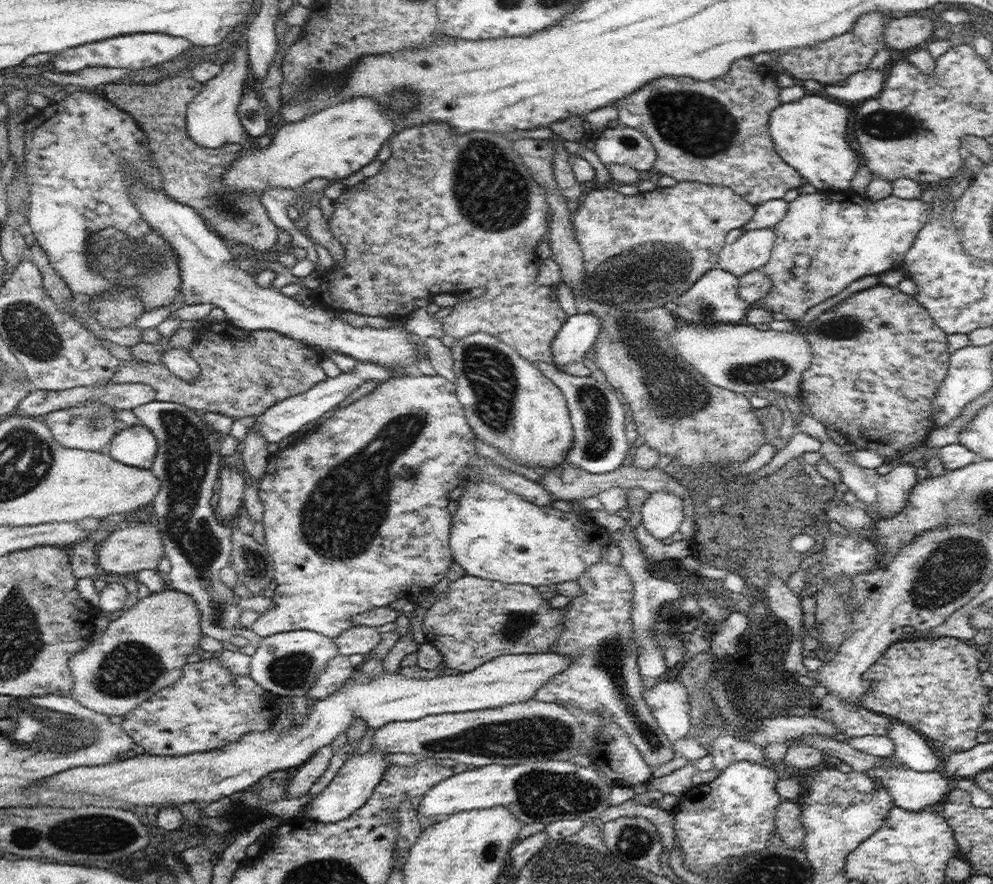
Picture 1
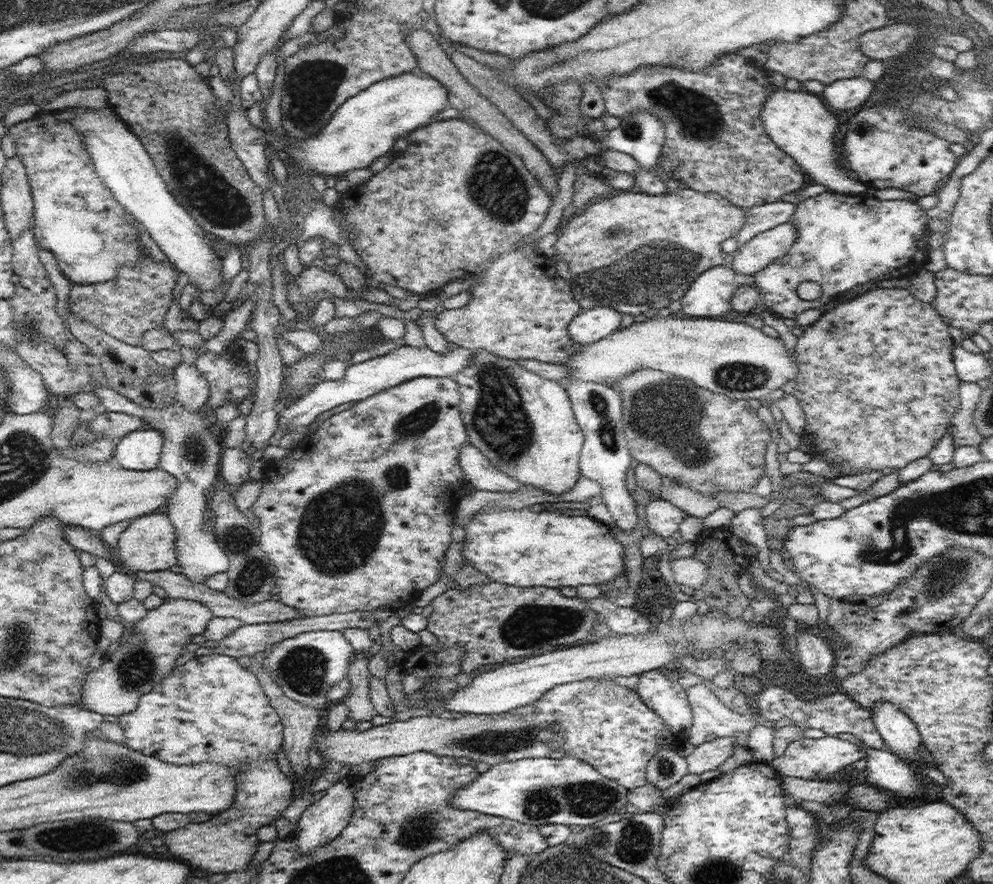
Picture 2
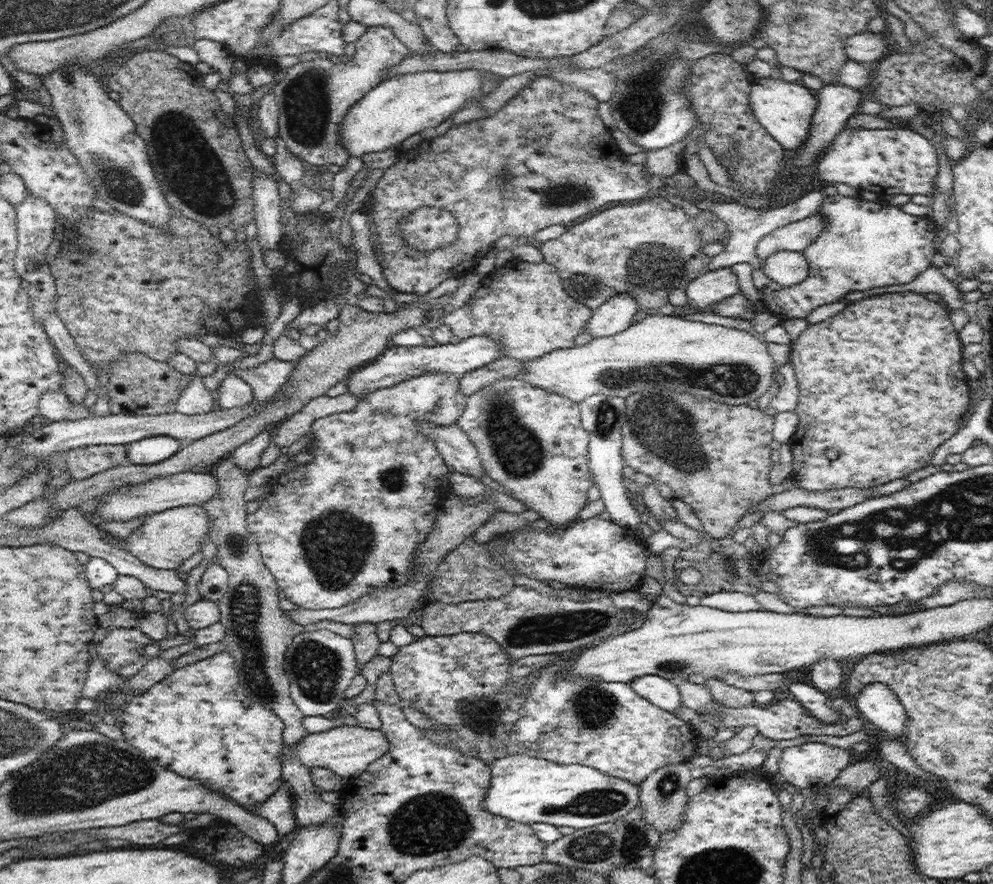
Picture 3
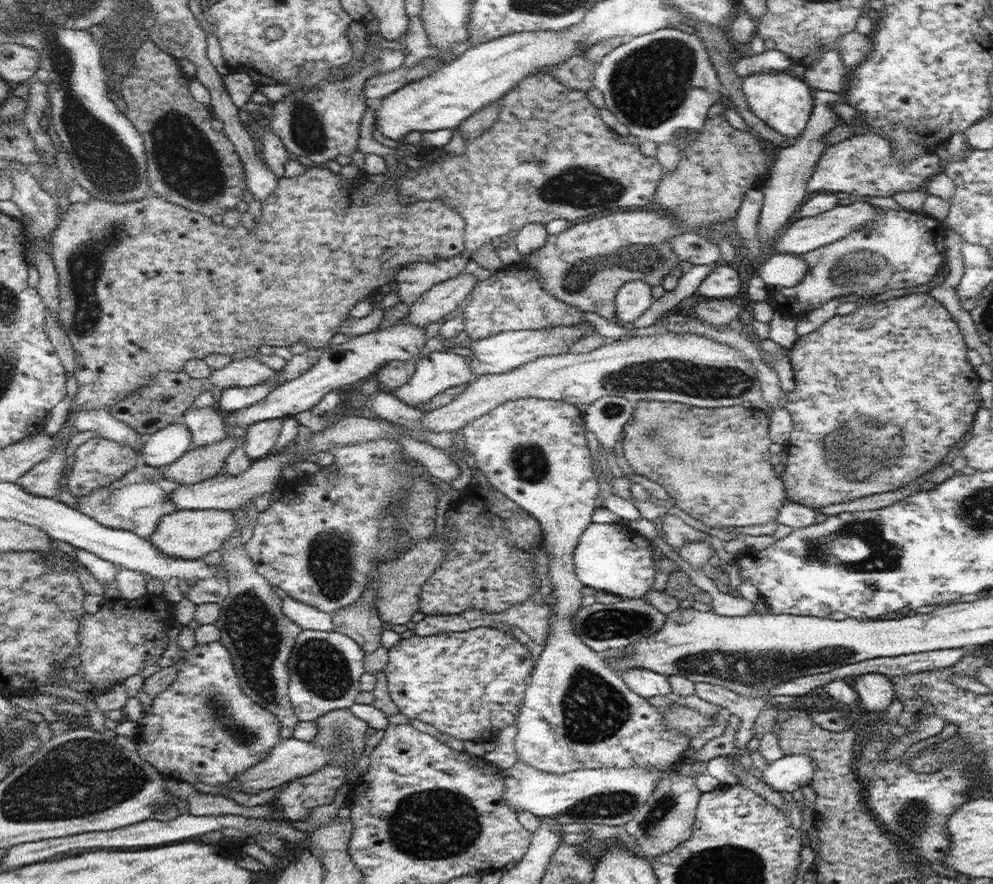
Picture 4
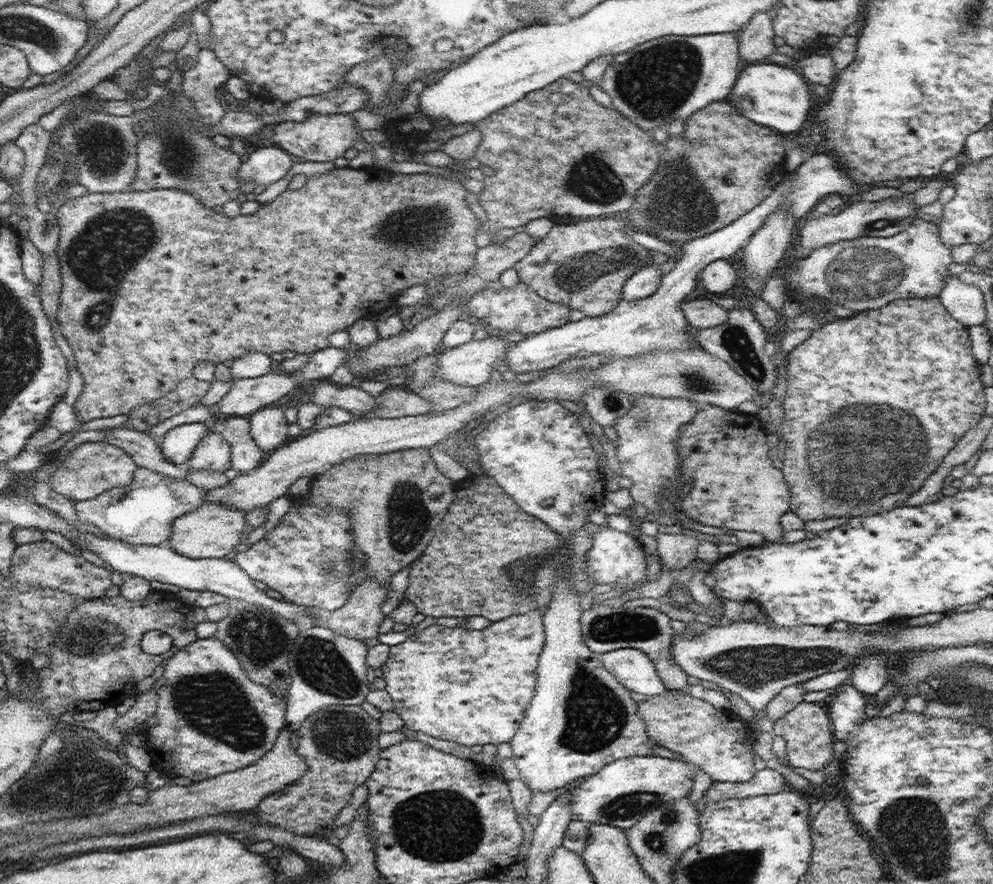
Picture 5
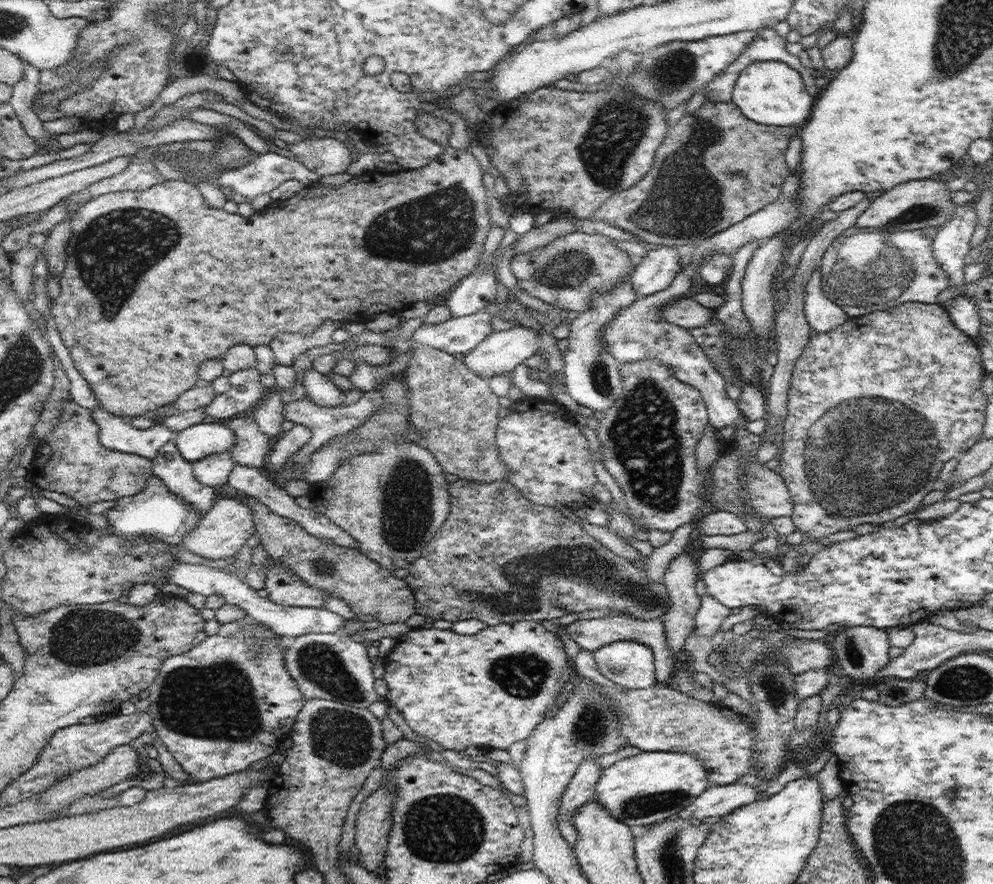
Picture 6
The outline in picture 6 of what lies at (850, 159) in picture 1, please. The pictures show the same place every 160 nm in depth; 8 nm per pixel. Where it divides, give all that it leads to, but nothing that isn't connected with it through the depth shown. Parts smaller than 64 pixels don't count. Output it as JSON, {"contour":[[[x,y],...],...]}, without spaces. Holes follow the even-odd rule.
{"contour":[[[777,60],[749,64],[740,72],[732,93],[731,100],[746,118],[774,127],[804,126],[814,106],[814,97],[808,94],[799,72]]]}

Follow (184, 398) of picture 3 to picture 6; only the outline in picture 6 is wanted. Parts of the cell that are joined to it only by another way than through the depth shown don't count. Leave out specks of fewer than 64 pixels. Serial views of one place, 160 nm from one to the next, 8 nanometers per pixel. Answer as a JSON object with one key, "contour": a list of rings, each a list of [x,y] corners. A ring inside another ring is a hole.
{"contour":[[[213,453],[192,463],[196,480],[210,487],[226,485],[234,466],[236,462],[231,453]]]}

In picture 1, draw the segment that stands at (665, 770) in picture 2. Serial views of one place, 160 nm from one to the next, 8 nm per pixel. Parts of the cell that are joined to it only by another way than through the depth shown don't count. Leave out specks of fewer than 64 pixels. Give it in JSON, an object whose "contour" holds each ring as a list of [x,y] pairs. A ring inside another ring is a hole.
{"contour":[[[602,558],[600,563],[582,573],[576,582],[581,592],[564,607],[563,629],[553,647],[559,655],[566,655],[571,665],[543,684],[536,691],[535,699],[582,708],[590,713],[598,713],[605,708],[654,771],[672,762],[678,754],[643,697],[645,686],[639,673],[639,656],[631,623],[632,579],[622,564],[610,564]]]}

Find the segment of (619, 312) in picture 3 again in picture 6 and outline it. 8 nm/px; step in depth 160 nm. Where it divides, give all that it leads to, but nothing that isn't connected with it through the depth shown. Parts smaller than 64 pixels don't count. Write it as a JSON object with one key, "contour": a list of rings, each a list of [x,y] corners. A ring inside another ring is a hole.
{"contour":[[[660,246],[637,260],[631,273],[634,290],[640,297],[666,290],[674,277],[683,271],[677,247]]]}

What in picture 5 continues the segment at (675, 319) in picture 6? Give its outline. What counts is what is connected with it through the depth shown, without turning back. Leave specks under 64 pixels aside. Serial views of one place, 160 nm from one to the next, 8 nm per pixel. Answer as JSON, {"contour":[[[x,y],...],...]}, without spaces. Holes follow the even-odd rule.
{"contour":[[[693,299],[684,301],[681,309],[693,331],[700,328],[720,326],[727,318],[729,311],[712,299]]]}

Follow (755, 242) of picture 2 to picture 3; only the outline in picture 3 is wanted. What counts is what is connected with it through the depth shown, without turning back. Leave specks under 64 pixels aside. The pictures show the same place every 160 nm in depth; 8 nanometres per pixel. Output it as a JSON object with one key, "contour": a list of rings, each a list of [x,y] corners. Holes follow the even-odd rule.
{"contour":[[[818,212],[804,220],[776,228],[760,240],[756,247],[756,256],[763,261],[778,251],[804,252],[819,233],[826,229],[826,222],[823,214]]]}

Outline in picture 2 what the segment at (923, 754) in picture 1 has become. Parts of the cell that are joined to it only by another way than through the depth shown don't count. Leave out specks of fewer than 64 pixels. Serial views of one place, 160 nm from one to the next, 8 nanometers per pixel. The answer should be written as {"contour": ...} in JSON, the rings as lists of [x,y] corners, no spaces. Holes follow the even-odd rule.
{"contour":[[[890,702],[875,704],[871,710],[874,724],[884,739],[884,748],[910,763],[918,758],[922,744],[914,721]]]}

